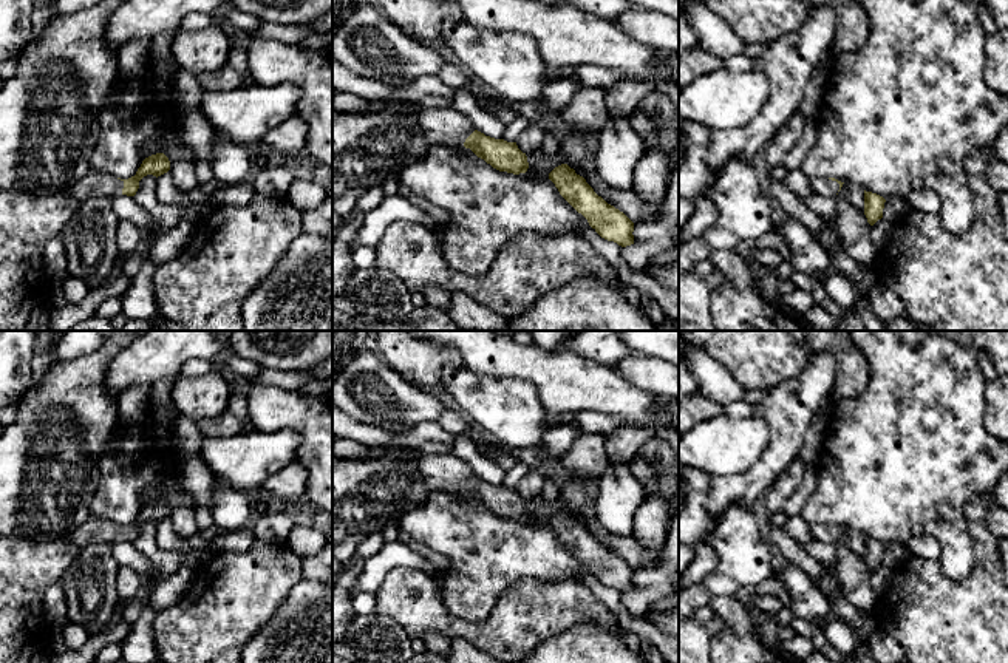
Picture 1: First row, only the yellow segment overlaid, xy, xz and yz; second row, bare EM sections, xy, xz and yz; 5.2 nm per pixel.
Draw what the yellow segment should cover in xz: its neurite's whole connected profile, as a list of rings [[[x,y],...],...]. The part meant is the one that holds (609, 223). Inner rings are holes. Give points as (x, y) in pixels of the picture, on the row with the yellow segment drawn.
[[[561,164],[549,173],[549,179],[601,238],[614,241],[621,247],[634,244],[634,223],[623,212],[598,196],[574,168]]]

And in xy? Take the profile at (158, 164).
[[[156,153],[145,158],[138,168],[136,175],[128,179],[117,179],[110,175],[90,170],[77,184],[74,184],[66,193],[77,201],[87,201],[91,198],[116,198],[116,196],[135,196],[139,189],[139,181],[147,176],[161,176],[170,170],[170,161],[164,153]]]

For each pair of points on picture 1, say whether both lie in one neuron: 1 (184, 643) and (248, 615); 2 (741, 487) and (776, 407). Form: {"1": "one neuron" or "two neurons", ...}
{"1": "one neuron", "2": "one neuron"}

